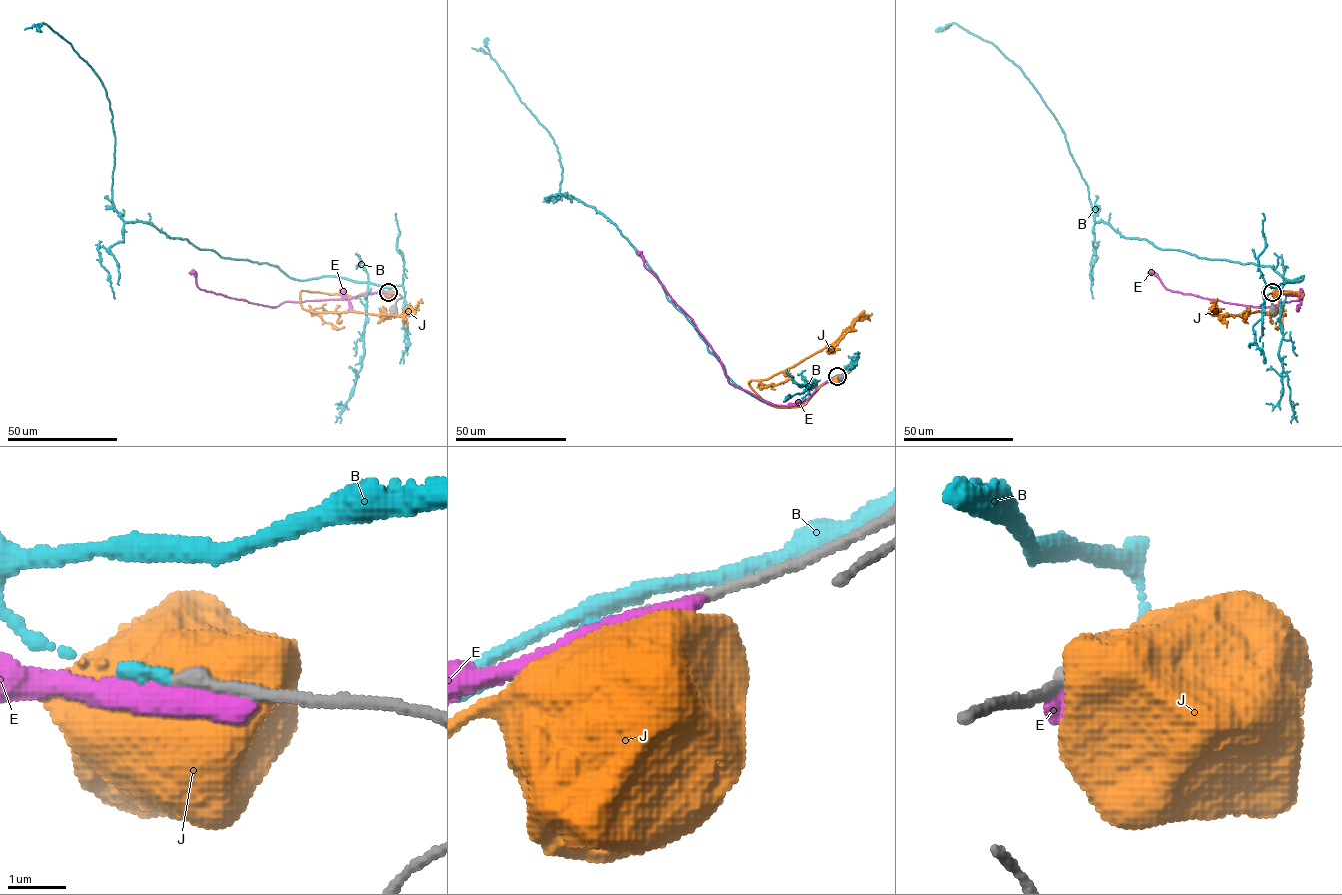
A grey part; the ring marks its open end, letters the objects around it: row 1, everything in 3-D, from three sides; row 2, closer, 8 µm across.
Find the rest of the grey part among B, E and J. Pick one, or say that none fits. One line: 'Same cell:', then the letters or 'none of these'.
Same cell: B

